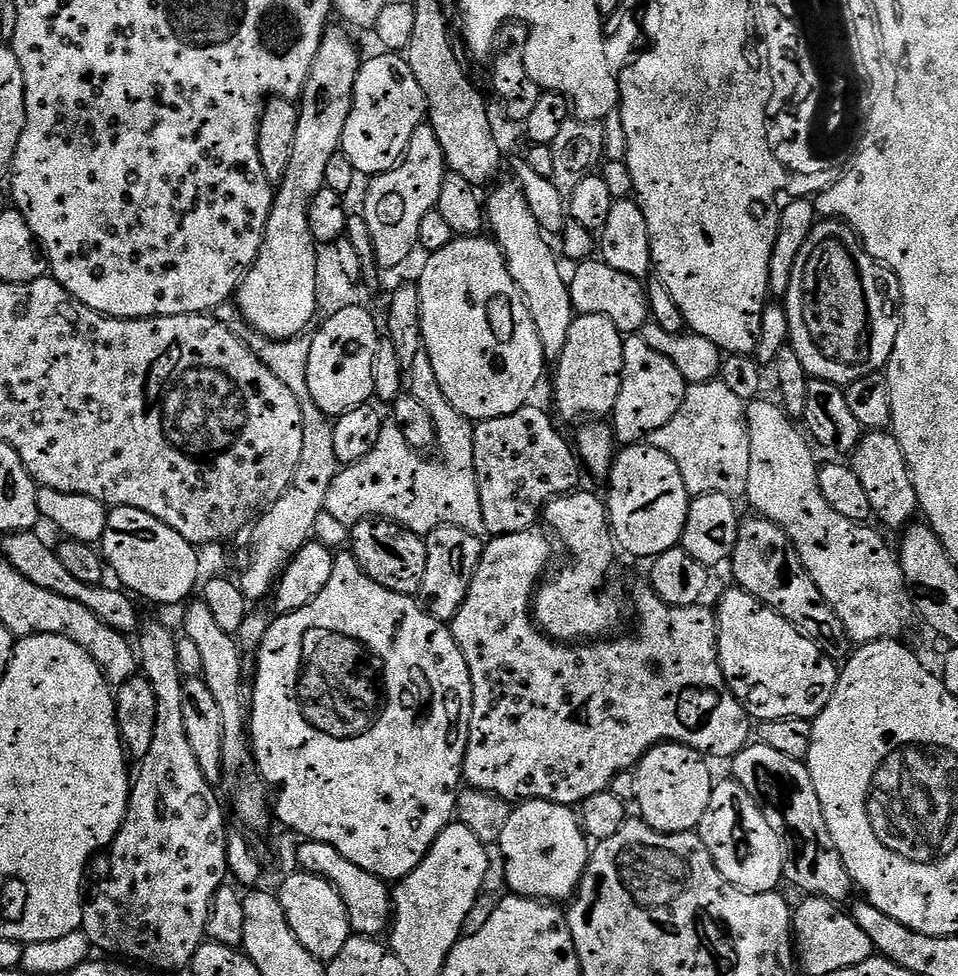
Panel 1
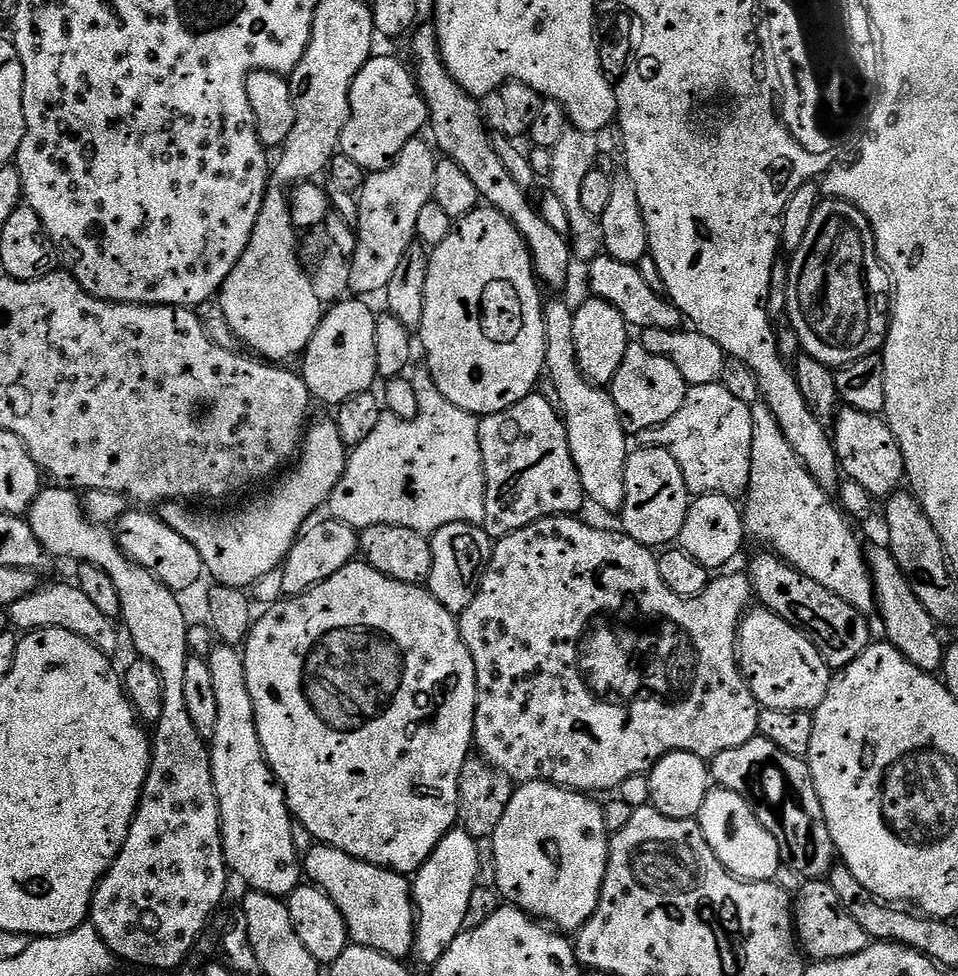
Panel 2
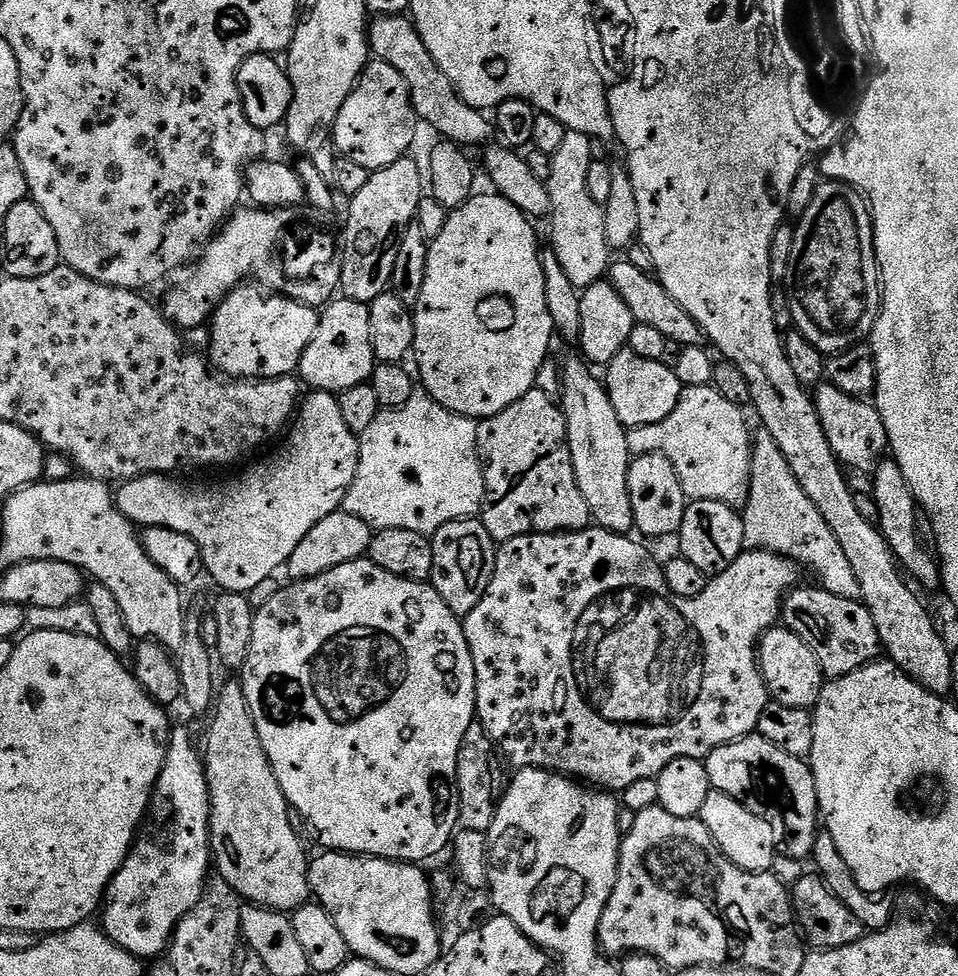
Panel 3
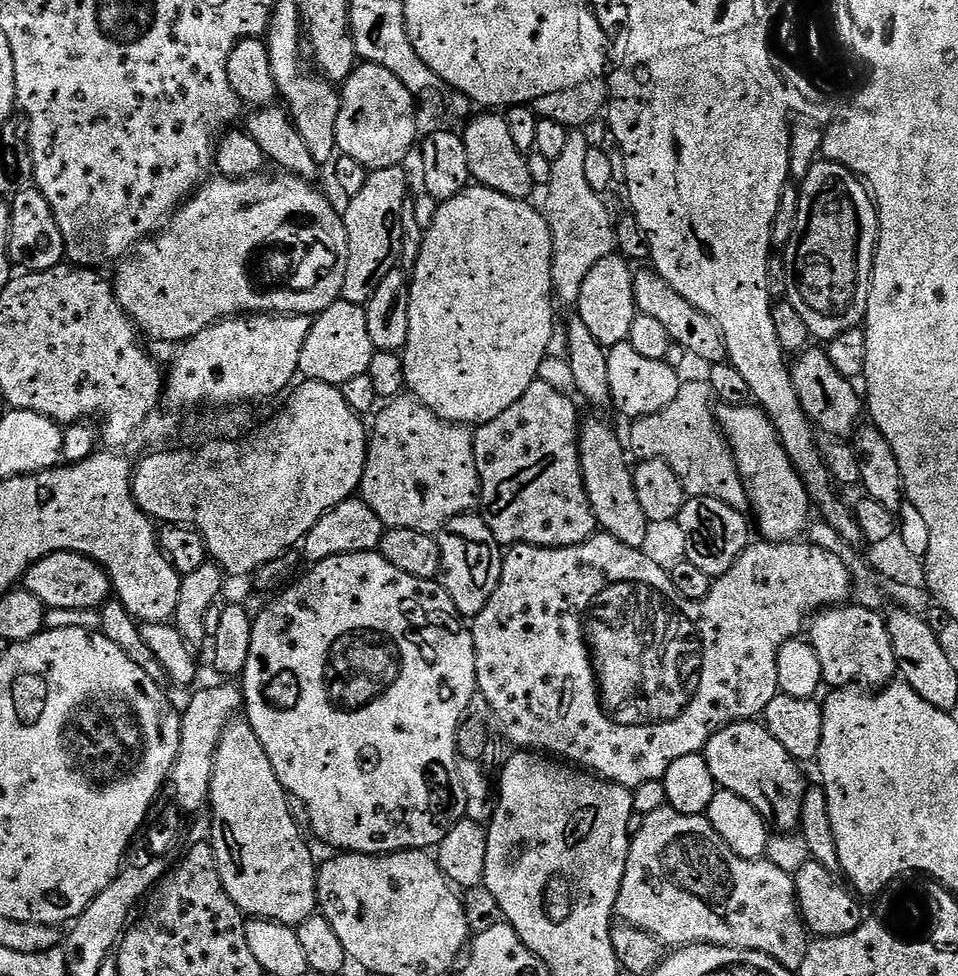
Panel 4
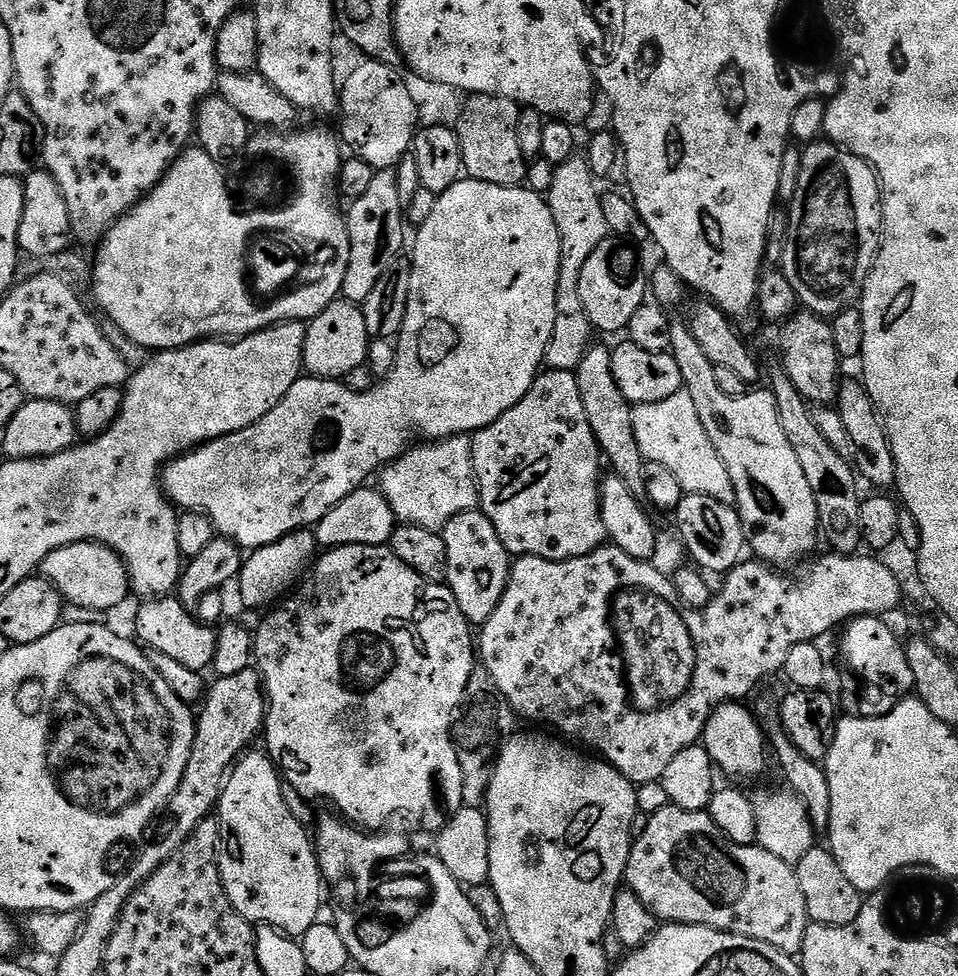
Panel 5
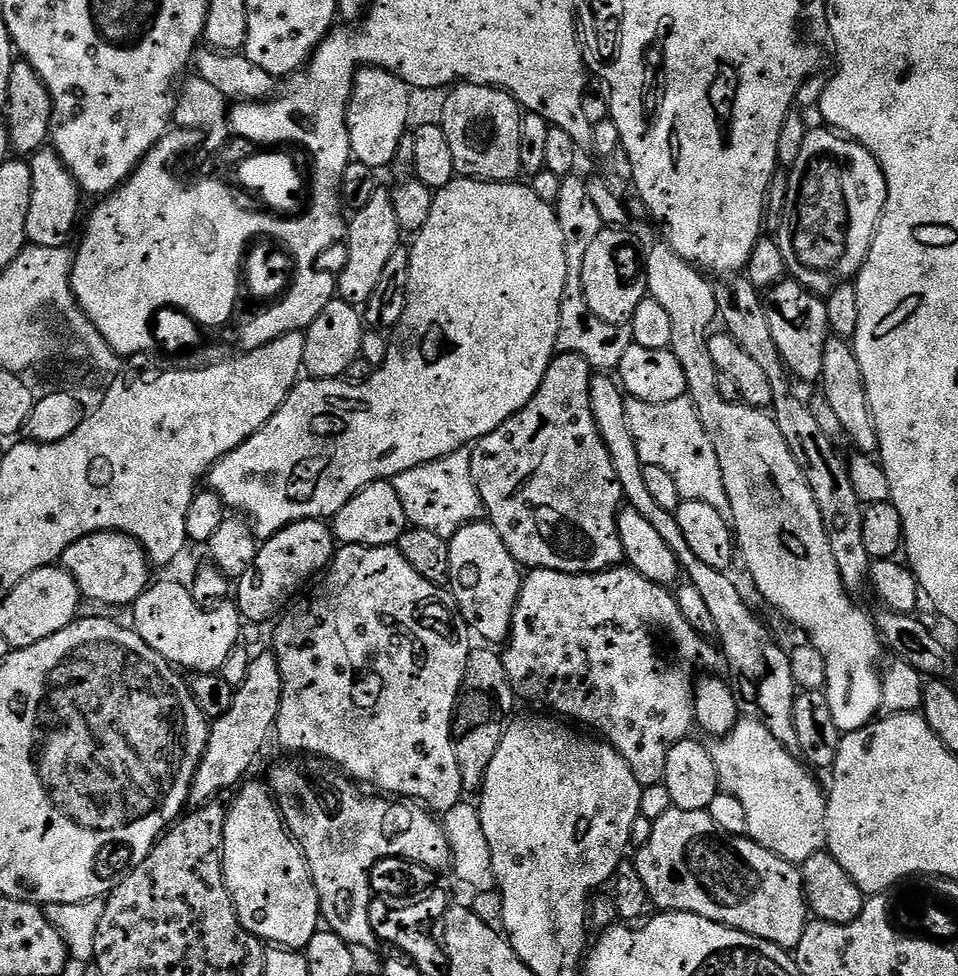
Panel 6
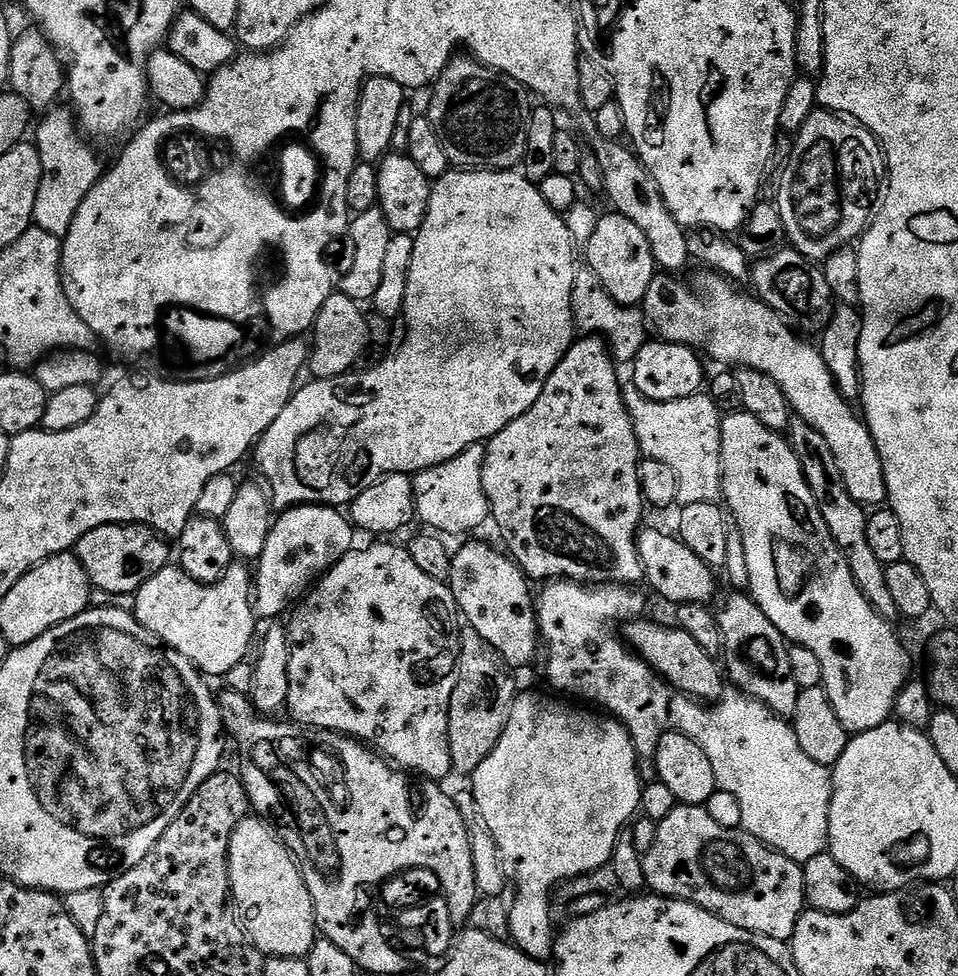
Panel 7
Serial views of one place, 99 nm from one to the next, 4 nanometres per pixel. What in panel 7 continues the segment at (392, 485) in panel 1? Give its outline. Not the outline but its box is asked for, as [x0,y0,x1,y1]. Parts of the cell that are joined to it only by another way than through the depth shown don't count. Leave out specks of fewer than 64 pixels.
[412,444,492,537]

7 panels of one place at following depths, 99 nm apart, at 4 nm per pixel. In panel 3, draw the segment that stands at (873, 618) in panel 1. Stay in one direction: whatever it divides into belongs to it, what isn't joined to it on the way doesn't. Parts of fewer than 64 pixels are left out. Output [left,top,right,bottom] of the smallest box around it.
[742,431,860,600]

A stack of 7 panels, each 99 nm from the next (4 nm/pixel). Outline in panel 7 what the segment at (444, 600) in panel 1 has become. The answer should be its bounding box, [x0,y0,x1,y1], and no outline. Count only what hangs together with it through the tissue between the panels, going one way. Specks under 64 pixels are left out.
[447,540,542,670]

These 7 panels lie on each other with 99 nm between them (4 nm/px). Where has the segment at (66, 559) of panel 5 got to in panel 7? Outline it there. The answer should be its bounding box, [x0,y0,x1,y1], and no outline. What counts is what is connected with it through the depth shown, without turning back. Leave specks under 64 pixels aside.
[74,524,169,594]

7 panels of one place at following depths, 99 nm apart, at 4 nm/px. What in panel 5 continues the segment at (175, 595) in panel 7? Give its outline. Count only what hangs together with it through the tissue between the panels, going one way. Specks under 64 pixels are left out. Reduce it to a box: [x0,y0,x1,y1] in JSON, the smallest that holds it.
[134,598,217,673]

